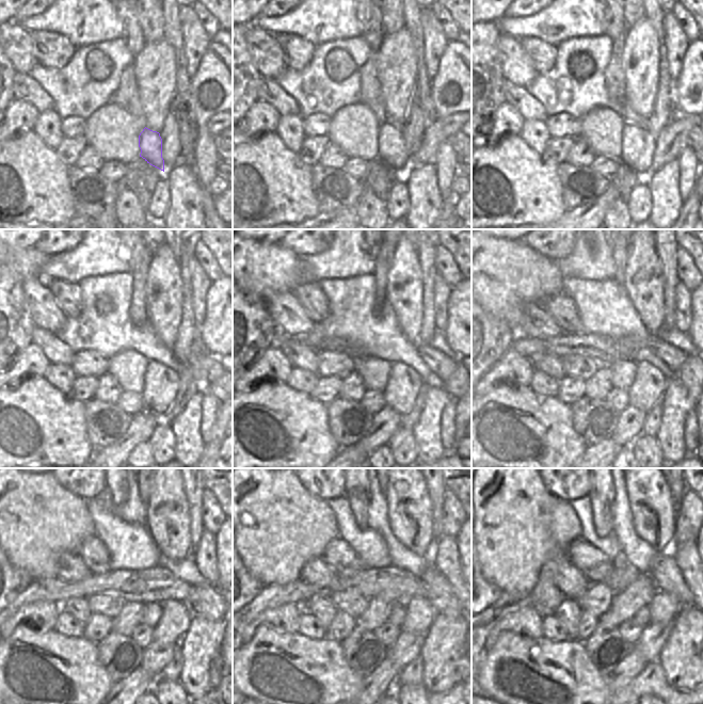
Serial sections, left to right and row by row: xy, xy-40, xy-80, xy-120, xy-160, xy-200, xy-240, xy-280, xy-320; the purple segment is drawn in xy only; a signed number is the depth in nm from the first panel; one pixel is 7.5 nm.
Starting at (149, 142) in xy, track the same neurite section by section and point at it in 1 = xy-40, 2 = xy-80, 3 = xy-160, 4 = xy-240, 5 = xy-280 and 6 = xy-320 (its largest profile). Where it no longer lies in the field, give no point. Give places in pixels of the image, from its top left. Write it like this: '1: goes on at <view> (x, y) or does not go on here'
1: goes on at xy-40 (392, 149)
2: goes on at xy-80 (637, 145)
3: goes on at xy-160 (403, 383)
4: goes on at xy-240 (175, 619)
5: goes on at xy-280 (419, 613)
6: goes on at xy-320 (664, 607)

